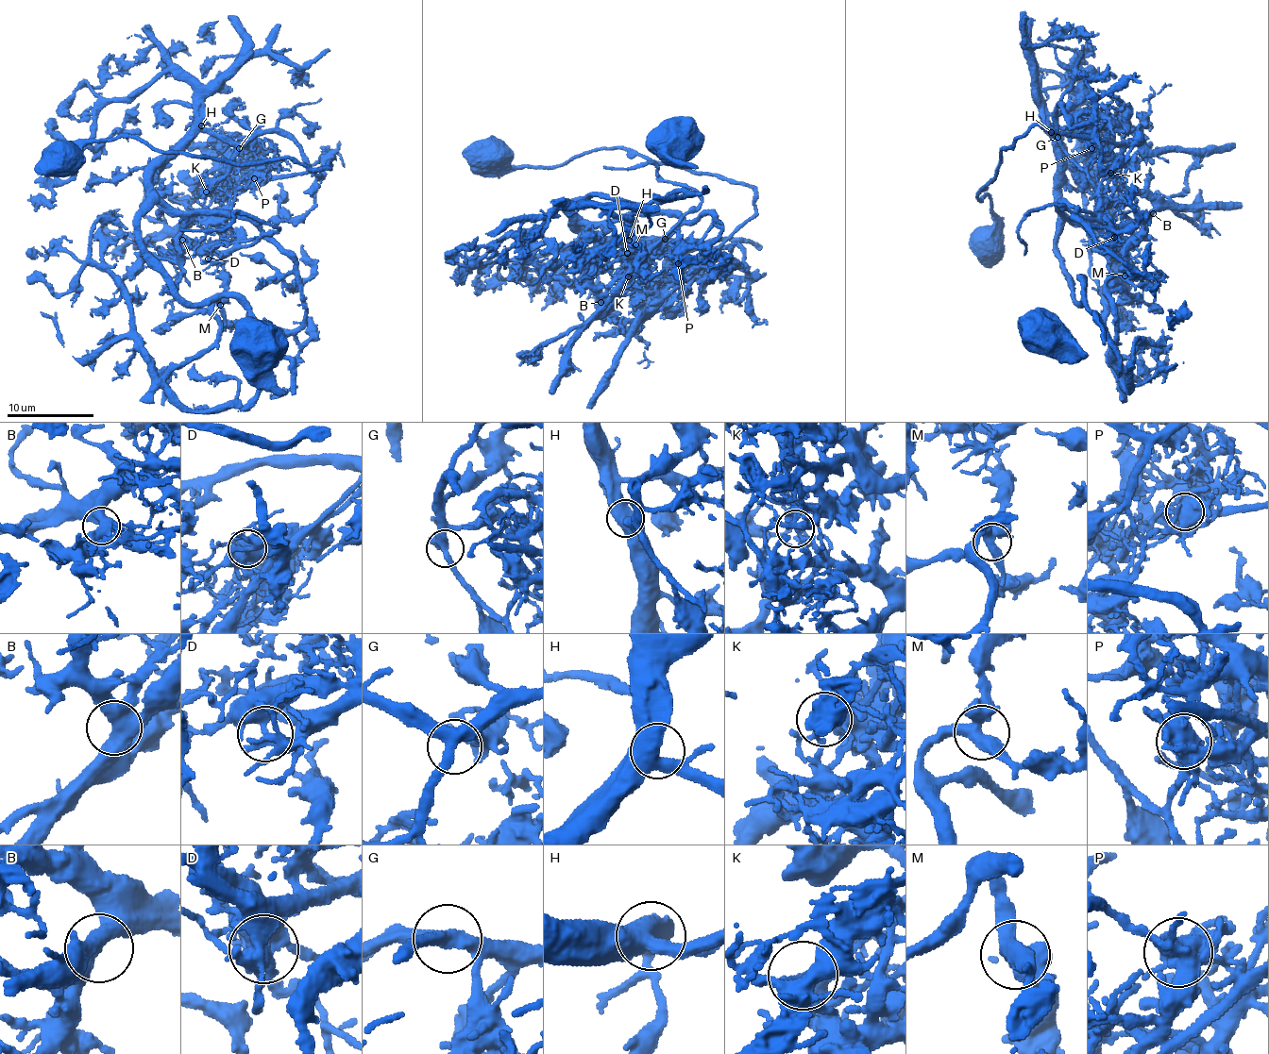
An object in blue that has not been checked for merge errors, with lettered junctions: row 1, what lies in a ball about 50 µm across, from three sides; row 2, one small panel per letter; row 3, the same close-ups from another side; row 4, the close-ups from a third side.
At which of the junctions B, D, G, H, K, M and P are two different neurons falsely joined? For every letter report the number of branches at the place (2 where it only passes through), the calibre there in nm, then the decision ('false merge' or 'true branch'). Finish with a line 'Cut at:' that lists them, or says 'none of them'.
B: 4 | 480 nm | true branch
D: 4 | 340 nm | false merge
G: 3 | 380 nm | true branch
H: 3 | 480 nm | true branch
K: 4 | 240 nm | false merge
M: 4 | 480 nm | true branch
P: 4 | 550 nm | false merge
Cut at: D, K, P

